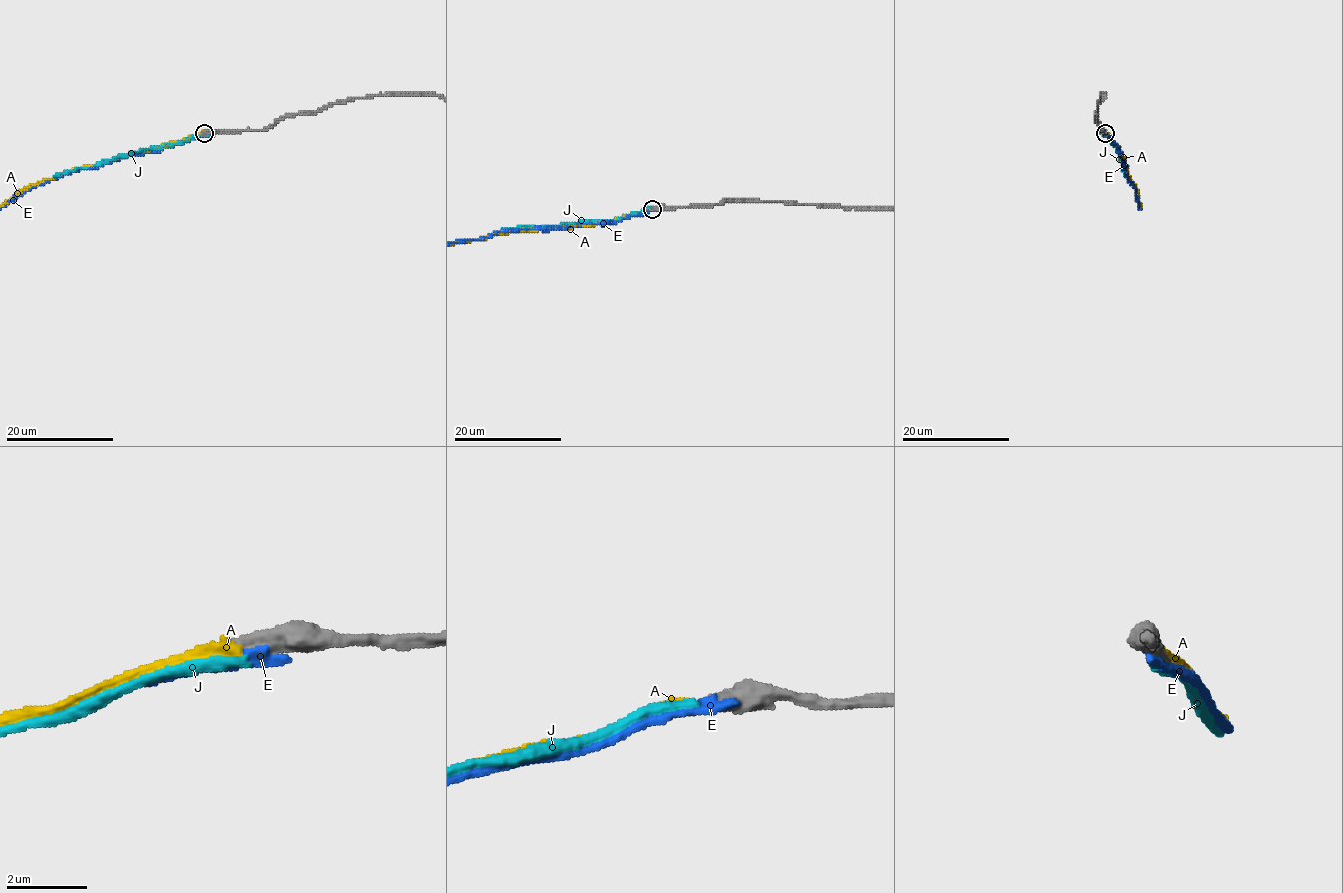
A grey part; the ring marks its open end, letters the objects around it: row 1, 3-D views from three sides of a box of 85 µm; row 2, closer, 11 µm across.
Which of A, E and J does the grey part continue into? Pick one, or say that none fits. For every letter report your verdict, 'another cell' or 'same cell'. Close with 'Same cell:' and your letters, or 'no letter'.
A: another cell
E: another cell
J: another cell
Same cell: no letter

